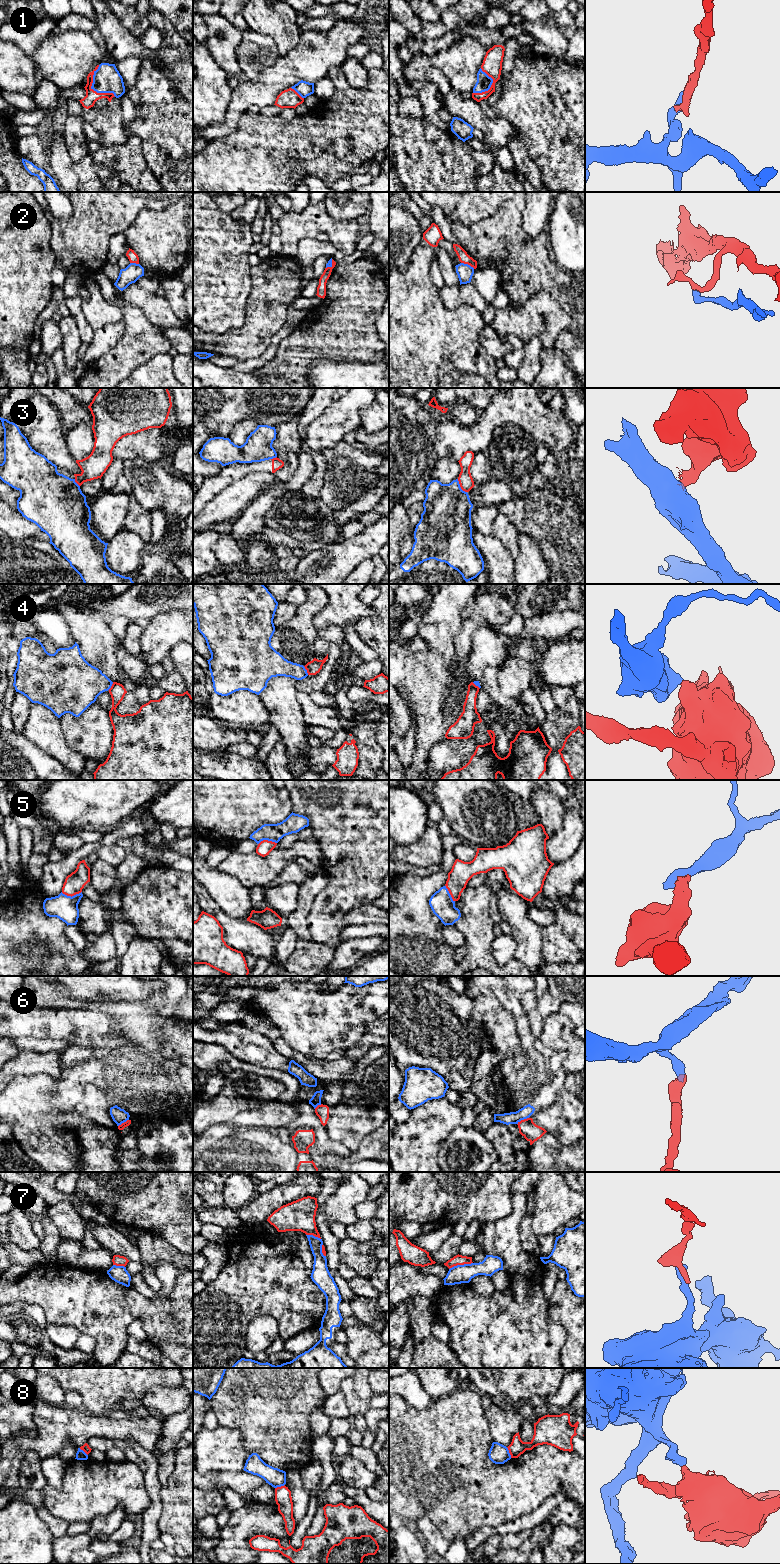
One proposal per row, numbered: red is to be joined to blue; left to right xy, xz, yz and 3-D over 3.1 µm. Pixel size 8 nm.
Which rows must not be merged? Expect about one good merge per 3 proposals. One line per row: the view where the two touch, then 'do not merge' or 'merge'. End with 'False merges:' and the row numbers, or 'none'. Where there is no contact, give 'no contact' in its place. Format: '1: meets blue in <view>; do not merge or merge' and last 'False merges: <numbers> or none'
1: meets blue in xy; merge
2: meets blue in yz; do not merge
3: meets blue in yz; do not merge
4: meets blue in xz; do not merge
5: meets blue in xy; merge
6: meets blue in yz; do not merge
7: meets blue in yz; do not merge
8: meets blue in yz; do not merge
False merges: 2, 3, 4, 6, 7, 8

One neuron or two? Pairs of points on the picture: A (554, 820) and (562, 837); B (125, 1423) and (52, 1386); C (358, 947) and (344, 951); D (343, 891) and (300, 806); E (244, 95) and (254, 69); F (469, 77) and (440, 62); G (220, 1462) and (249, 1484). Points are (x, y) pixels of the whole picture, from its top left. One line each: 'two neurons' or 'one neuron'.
A: two neurons
B: two neurons
C: one neuron
D: one neuron
E: two neurons
F: one neuron
G: two neurons

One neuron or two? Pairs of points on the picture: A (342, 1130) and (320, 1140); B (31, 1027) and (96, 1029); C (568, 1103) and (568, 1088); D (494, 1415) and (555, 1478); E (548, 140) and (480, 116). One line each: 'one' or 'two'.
A: two
B: one
C: one
D: two
E: two

